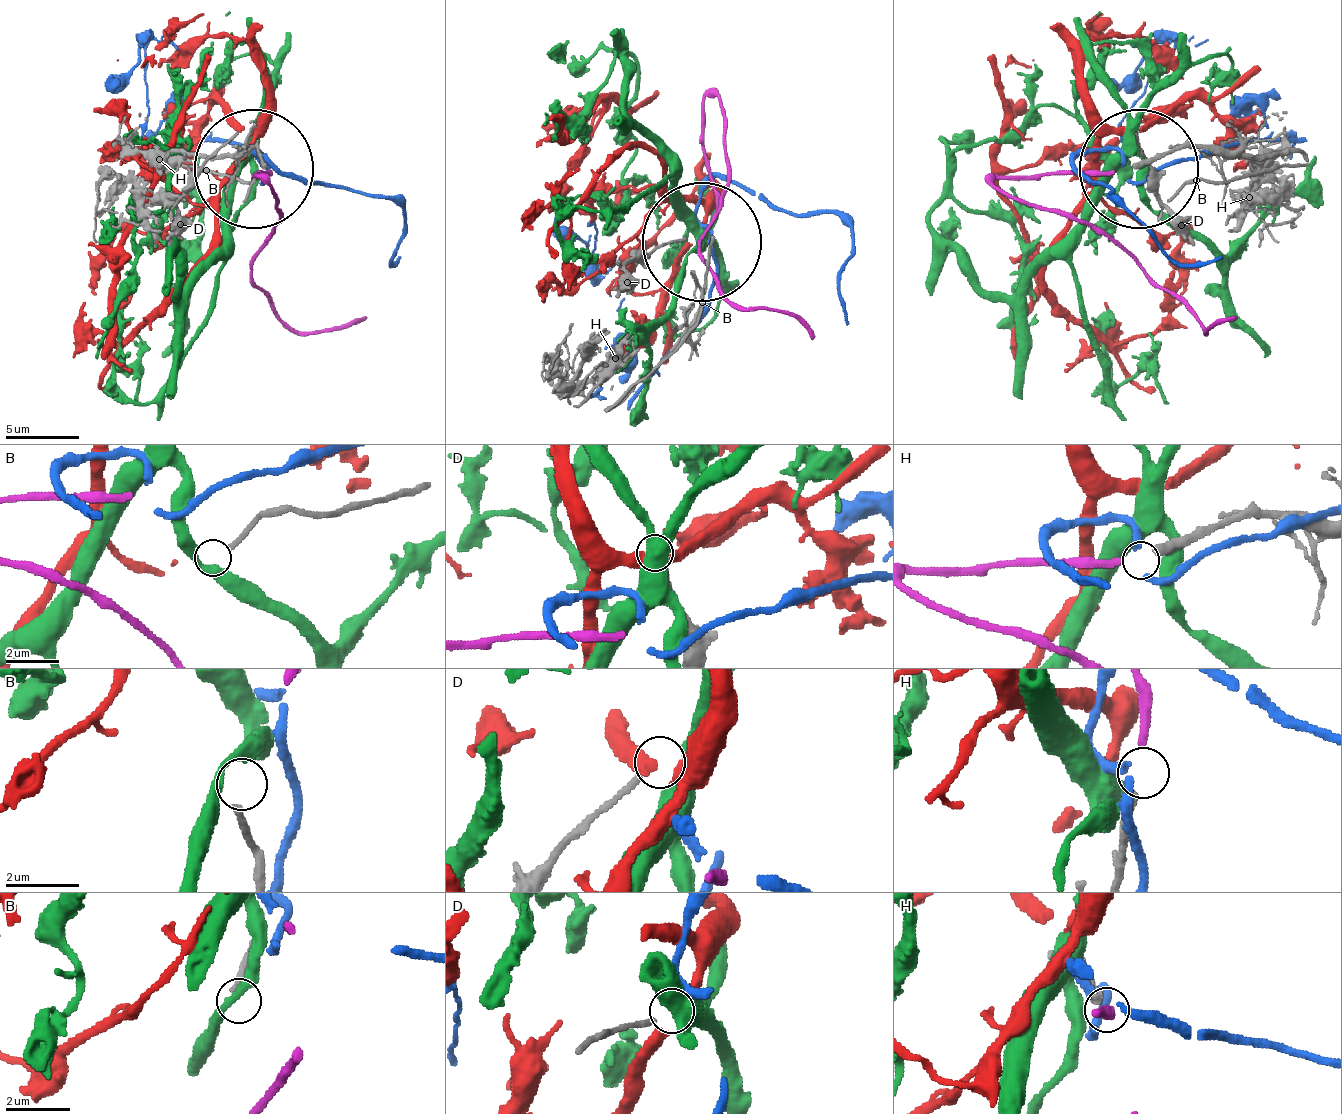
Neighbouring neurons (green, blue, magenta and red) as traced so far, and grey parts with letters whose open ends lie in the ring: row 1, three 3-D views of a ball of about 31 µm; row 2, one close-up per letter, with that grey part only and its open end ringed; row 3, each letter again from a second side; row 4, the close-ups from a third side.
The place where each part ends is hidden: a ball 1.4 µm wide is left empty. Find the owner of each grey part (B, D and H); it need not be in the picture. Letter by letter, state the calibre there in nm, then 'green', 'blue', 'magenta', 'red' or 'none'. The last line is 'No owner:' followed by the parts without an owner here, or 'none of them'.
B: 180 nm | none
D: 160 nm | green
H: 320 nm | magenta
No owner: B

